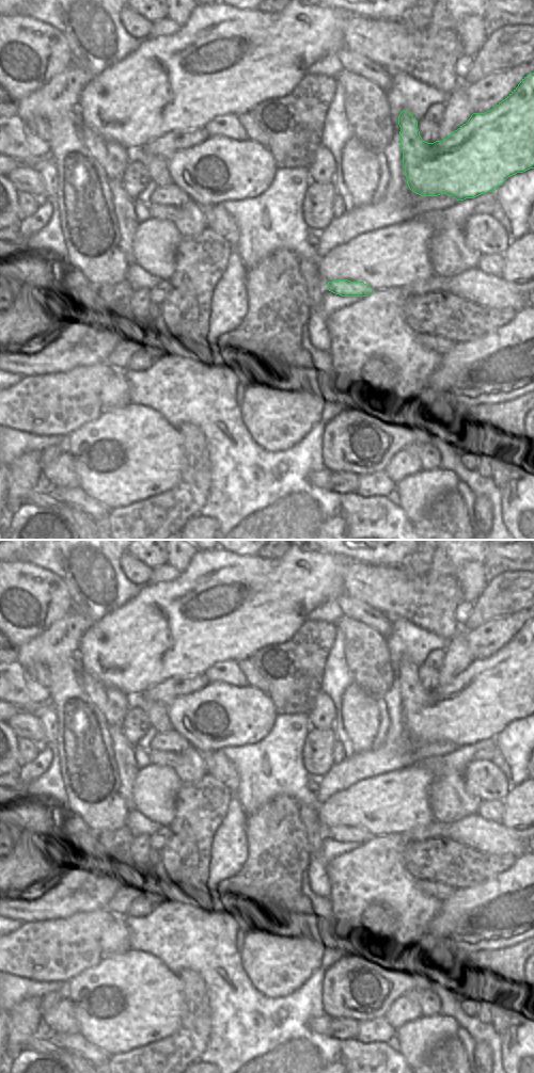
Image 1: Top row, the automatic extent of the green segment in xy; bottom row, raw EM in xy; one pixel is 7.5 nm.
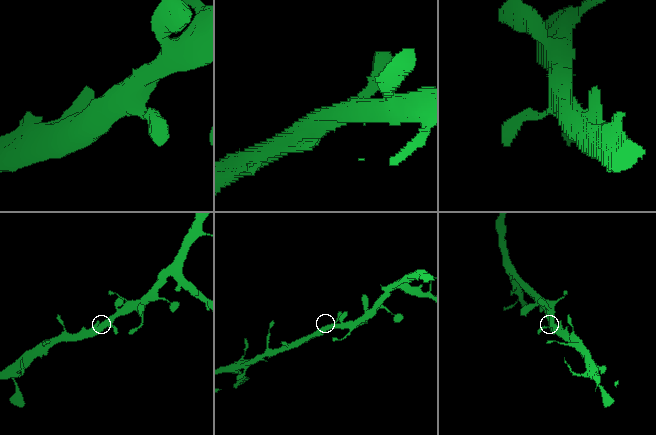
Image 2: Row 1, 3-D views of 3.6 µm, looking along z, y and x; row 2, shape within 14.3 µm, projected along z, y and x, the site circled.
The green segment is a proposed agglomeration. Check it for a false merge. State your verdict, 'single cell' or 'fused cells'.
single cell

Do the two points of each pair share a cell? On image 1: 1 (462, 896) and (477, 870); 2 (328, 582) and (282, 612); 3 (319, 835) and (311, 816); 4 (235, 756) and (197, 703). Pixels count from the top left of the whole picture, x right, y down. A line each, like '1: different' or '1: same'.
1: different
2: same
3: same
4: different

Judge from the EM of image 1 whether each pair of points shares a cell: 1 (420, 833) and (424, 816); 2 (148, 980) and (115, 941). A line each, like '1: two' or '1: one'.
1: two
2: two

